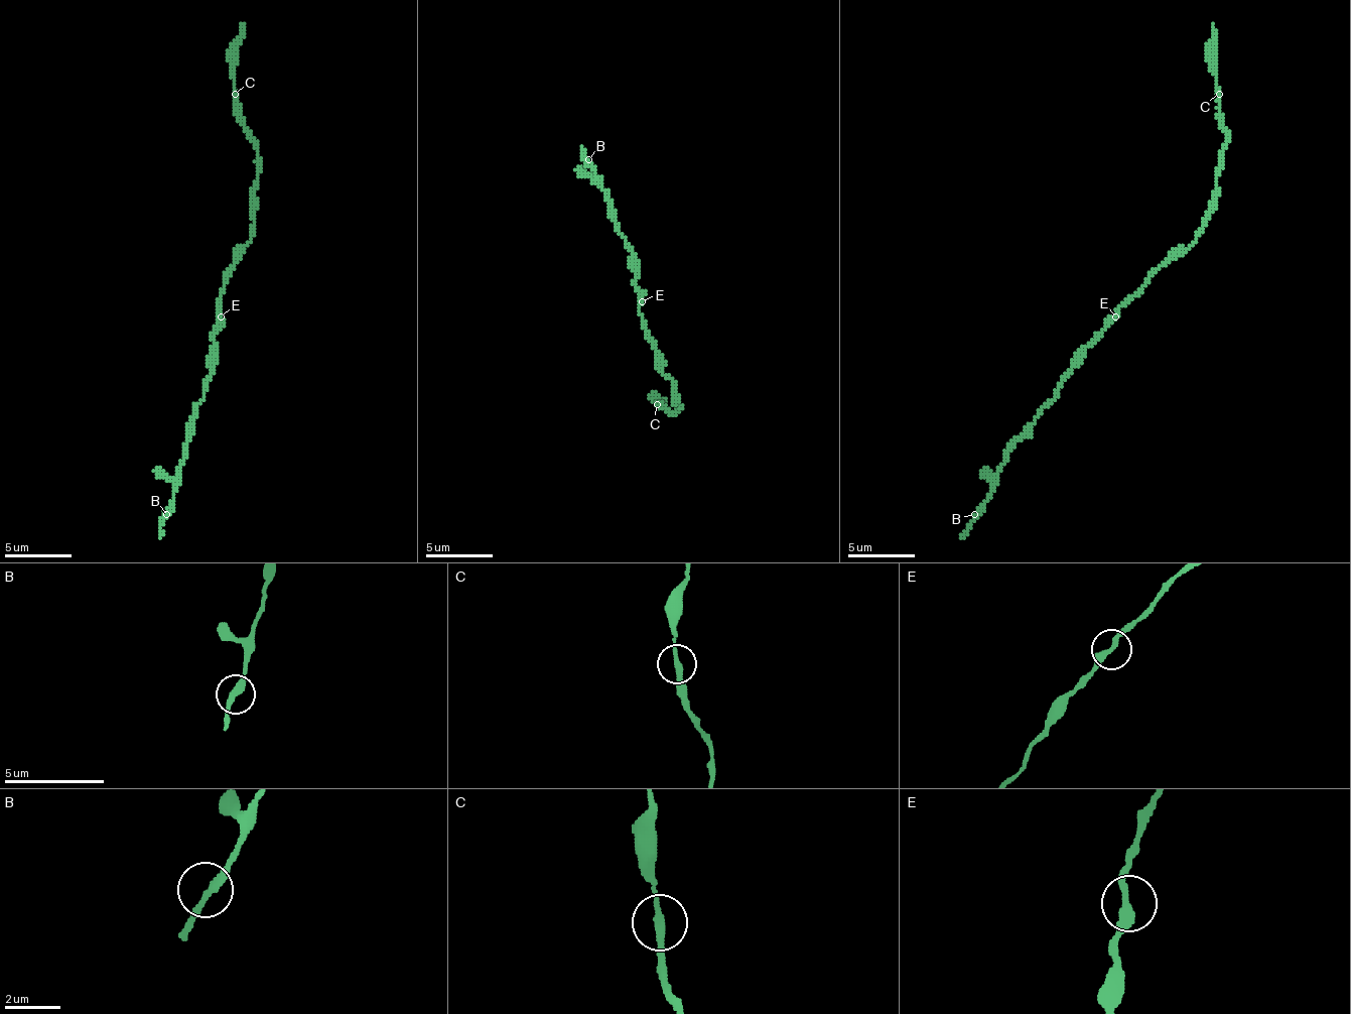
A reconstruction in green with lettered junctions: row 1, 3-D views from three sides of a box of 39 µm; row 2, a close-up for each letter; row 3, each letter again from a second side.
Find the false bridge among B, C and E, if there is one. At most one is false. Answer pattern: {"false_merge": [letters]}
{"false_merge": []}

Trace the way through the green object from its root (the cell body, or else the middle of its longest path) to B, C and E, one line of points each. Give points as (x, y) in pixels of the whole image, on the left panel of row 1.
B: (221, 292), (214, 373), (196, 407), (193, 433), (173, 488), (173, 508), (166, 514)
C: (221, 292), (238, 252), (251, 239), (258, 178), (258, 144), (244, 124), (234, 94)
E: (221, 292), (218, 302), (221, 317)

